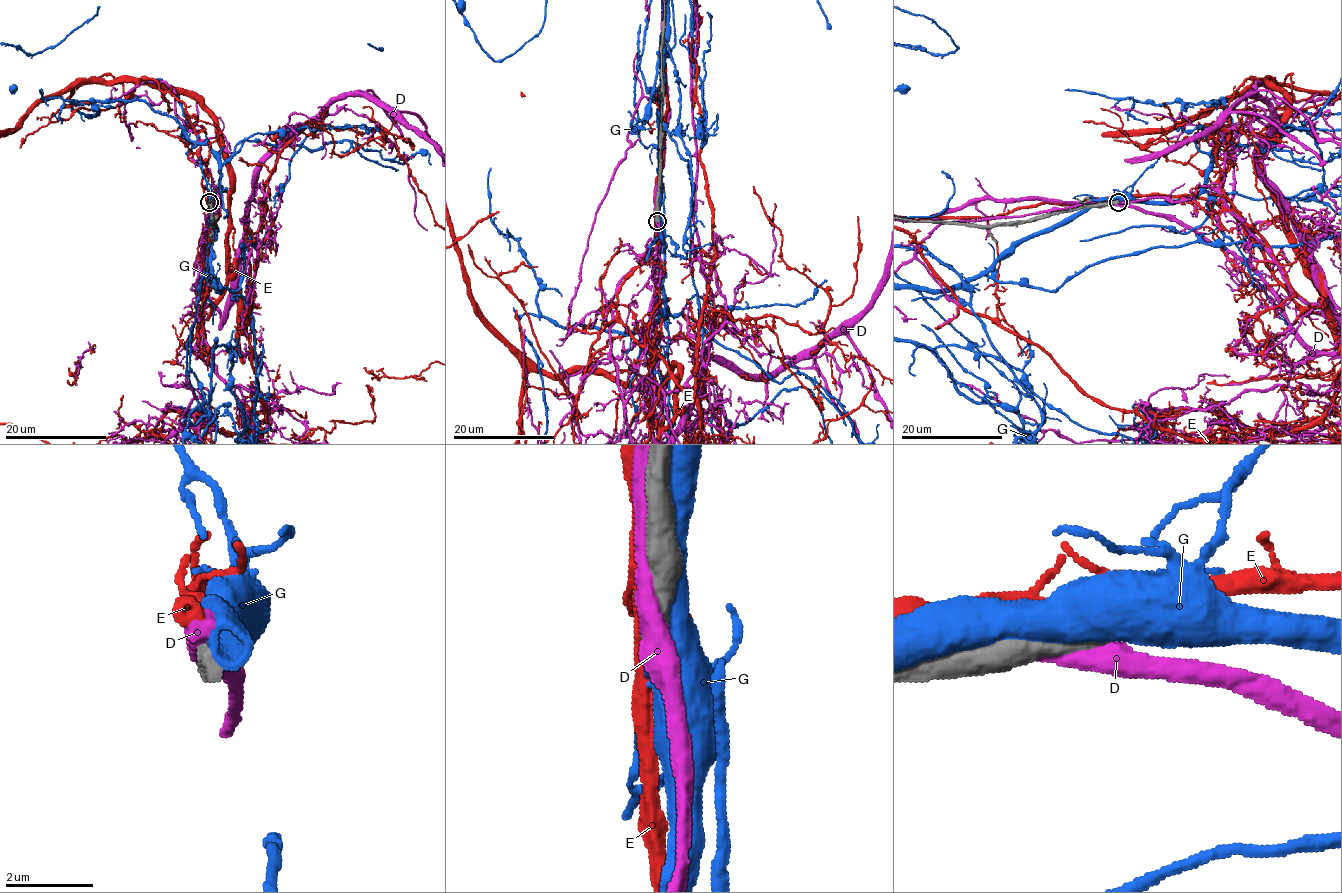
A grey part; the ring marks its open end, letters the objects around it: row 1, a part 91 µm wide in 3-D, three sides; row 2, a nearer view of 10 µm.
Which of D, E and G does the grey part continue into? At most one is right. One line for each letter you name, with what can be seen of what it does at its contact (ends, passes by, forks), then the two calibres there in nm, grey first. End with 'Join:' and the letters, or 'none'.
Join: none

